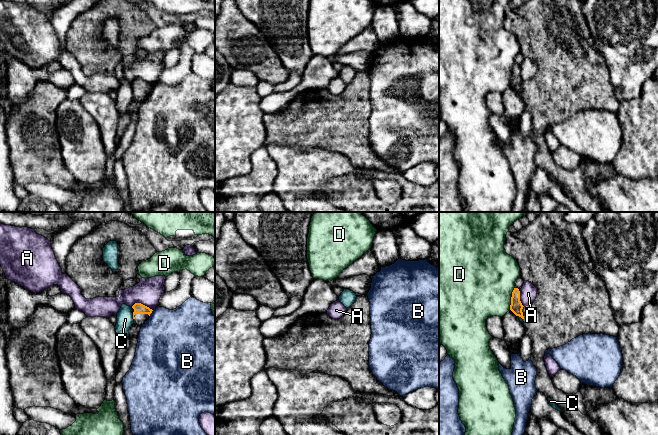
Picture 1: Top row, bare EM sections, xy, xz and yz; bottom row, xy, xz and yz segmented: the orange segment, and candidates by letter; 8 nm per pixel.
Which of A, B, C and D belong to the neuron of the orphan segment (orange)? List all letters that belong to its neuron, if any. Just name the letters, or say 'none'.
none

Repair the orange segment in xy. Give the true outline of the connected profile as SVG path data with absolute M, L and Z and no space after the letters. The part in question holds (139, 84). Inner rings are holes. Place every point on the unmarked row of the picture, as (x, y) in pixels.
M135 79L132 82L132 84L134 85L133 88L134 100L139 102L145 100L145 98L149 95L149 92L153 87L152 85L141 79Z

